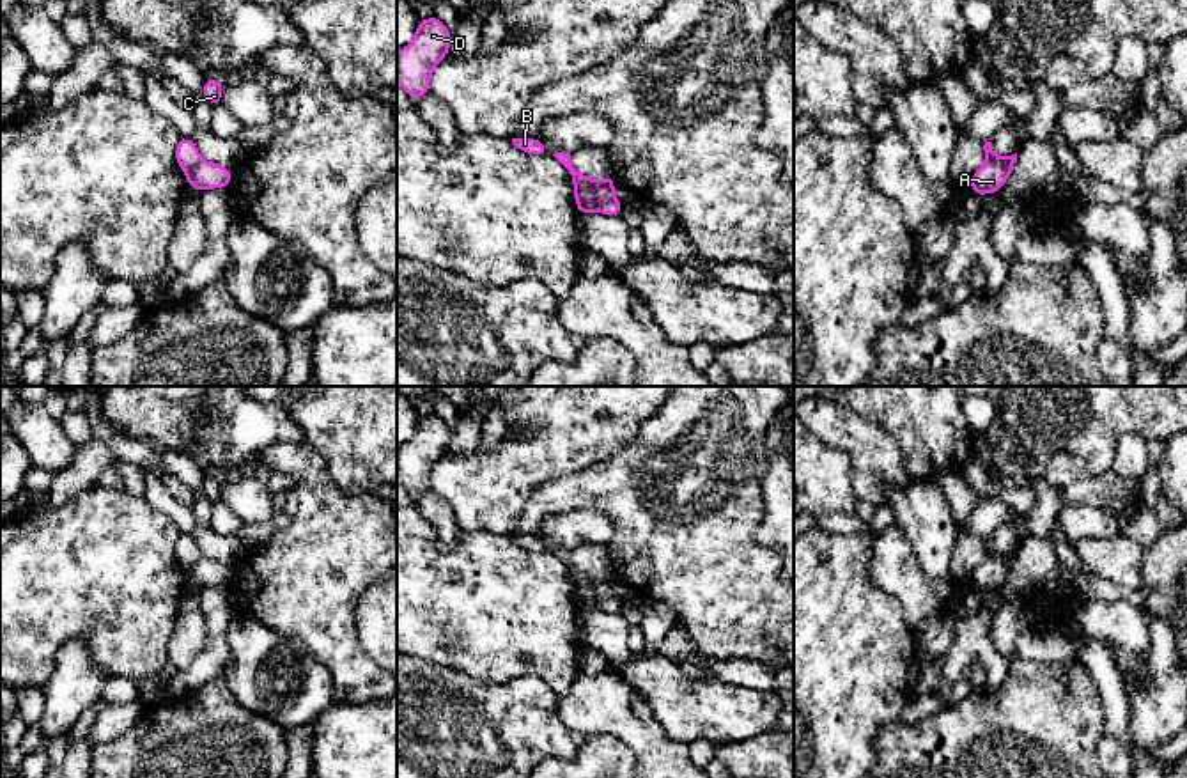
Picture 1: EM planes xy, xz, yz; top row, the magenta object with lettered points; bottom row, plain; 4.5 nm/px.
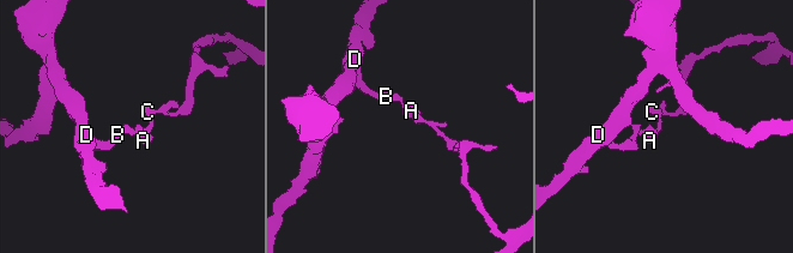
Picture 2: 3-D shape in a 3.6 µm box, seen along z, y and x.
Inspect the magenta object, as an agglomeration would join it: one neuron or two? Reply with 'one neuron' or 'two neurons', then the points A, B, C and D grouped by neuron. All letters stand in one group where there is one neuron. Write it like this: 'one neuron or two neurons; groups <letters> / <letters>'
two neurons; groups A C / B D

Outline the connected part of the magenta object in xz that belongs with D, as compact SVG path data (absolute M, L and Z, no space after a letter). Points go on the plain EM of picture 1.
M434 411L418 418L413 438L397 450L397 480L411 496L429 489L434 464L448 452L452 431Z

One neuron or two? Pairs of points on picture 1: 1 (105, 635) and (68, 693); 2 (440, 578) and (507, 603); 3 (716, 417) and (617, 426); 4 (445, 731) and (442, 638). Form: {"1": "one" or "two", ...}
{"1": "two", "2": "one", "3": "two", "4": "two"}

